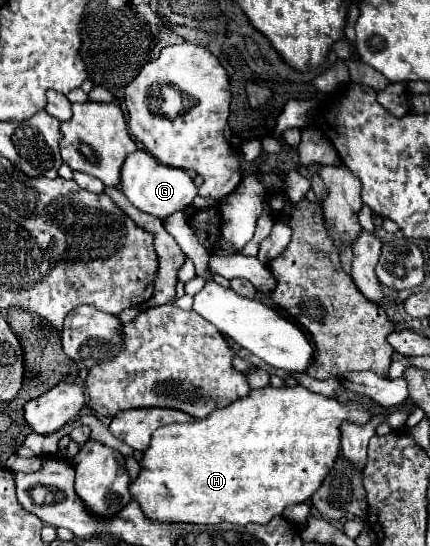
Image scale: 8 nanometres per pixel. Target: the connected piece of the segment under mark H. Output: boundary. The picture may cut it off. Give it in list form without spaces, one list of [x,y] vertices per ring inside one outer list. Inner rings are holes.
[[[300,385],[252,389],[246,397],[234,401],[234,405],[214,411],[206,419],[156,429],[150,449],[140,463],[142,471],[130,485],[130,493],[150,519],[198,525],[220,521],[234,525],[268,523],[272,517],[282,515],[286,507],[310,501],[322,487],[326,473],[330,473],[342,451],[342,423],[368,425],[372,417],[374,413],[366,401],[340,401],[338,395],[320,395]]]

